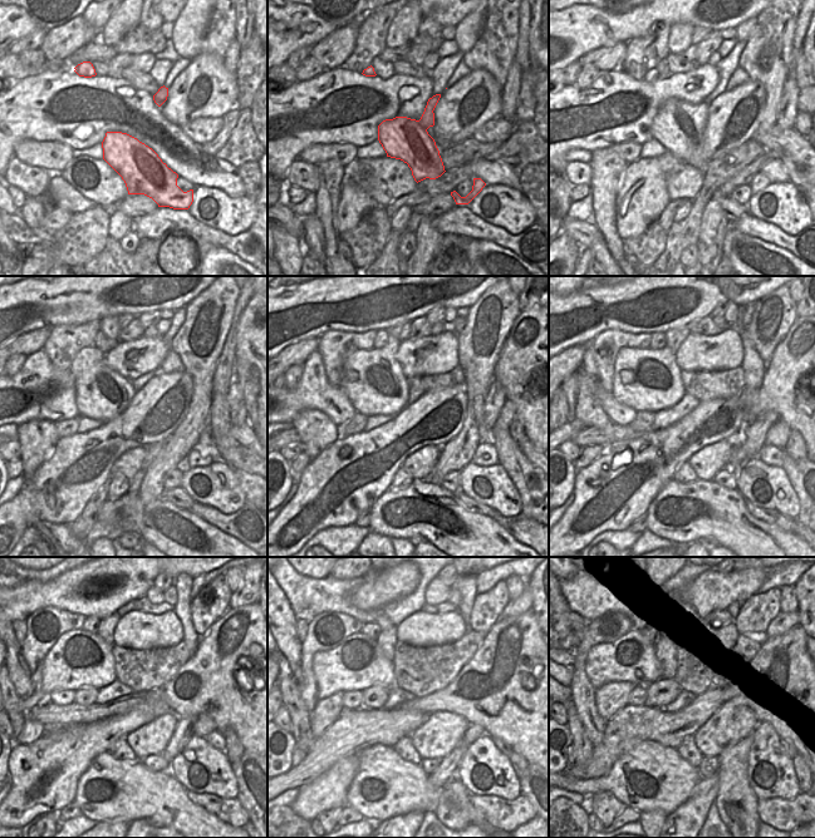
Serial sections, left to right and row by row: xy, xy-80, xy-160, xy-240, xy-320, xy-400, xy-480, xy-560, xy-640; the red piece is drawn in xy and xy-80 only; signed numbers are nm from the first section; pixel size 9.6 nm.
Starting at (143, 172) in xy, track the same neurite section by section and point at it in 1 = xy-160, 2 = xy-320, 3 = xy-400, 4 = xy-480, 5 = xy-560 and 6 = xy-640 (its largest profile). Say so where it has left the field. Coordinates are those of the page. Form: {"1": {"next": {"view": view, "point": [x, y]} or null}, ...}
{"1": {"next": {"view": "xy-160", "point": [678, 126]}}, "2": {"next": {"view": "xy-320", "point": [373, 380]}}, "3": {"next": {"view": "xy-400", "point": [644, 379]}}, "4": {"next": {"view": "xy-480", "point": [79, 659]}}, "5": {"next": {"view": "xy-560", "point": [357, 662]}}, "6": {"next": {"view": "xy-640", "point": [629, 659]}}}

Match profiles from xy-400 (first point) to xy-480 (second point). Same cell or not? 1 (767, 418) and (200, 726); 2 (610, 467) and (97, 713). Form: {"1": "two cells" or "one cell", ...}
{"1": "two cells", "2": "two cells"}

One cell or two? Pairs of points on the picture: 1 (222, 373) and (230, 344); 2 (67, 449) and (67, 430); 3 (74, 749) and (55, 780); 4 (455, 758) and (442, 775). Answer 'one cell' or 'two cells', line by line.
1: one cell
2: two cells
3: one cell
4: one cell

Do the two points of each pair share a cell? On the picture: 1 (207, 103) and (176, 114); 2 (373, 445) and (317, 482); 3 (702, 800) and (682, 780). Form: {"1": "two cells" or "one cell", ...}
{"1": "one cell", "2": "one cell", "3": "two cells"}

